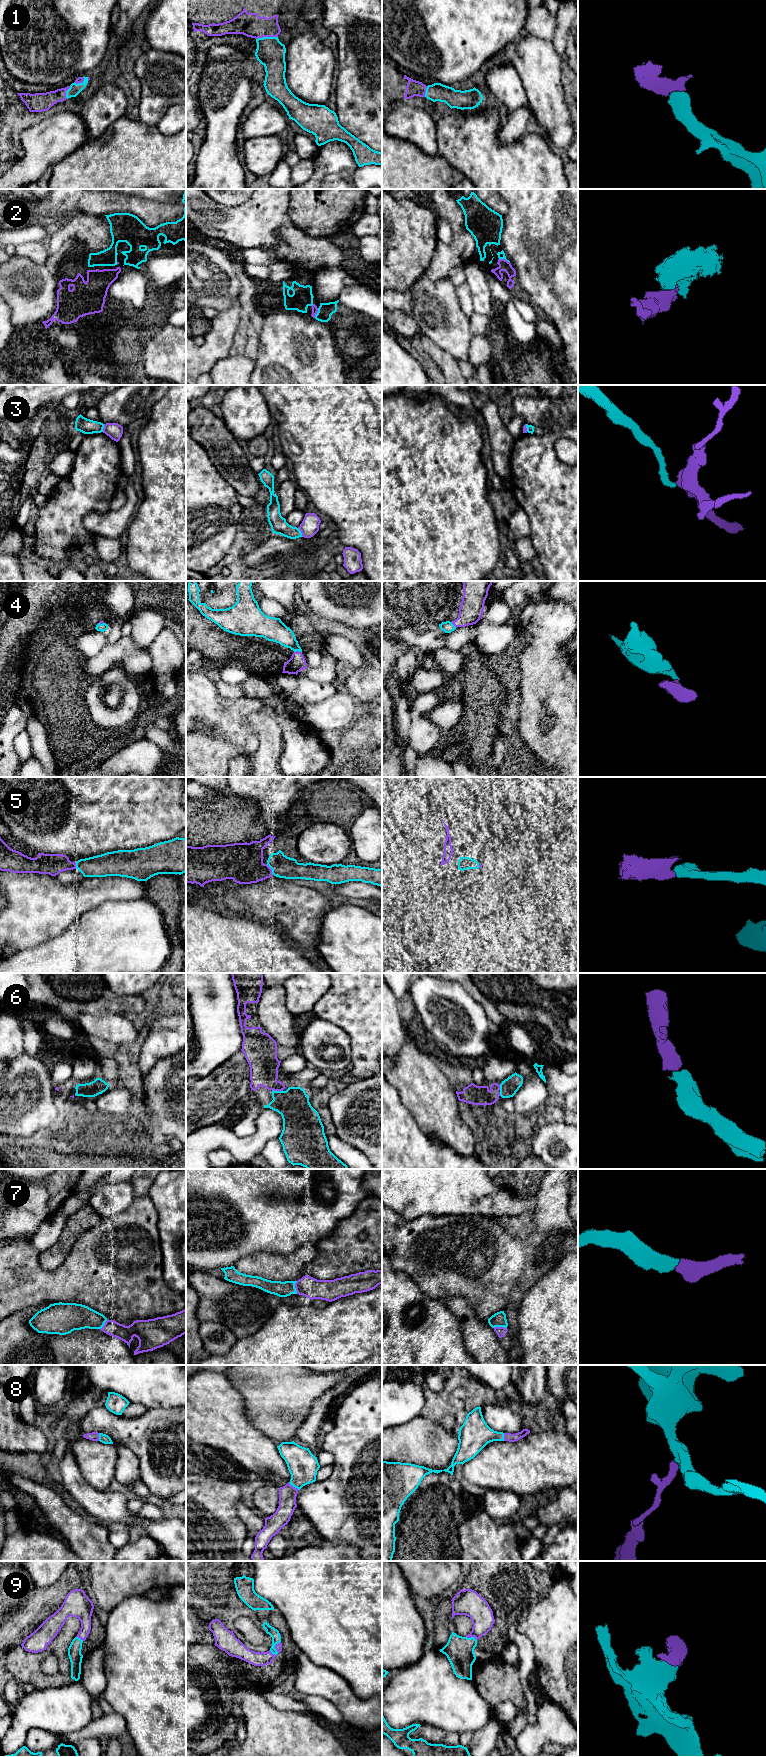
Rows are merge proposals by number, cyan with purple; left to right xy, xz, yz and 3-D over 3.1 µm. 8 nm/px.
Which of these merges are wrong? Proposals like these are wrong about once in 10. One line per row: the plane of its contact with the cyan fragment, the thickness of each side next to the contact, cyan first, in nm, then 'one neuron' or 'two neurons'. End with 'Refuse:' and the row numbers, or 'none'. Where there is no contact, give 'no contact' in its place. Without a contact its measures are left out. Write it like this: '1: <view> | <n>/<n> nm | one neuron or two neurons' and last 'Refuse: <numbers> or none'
1: xz | 240/190 nm | one neuron
2: yz | 60/90 nm | one neuron
3: xz | 130/150 nm | two neurons
4: xz | 180/140 nm | one neuron
5: xz | 180/320 nm | one neuron
6: xz | 260/240 nm | one neuron
7: xz | 130/160 nm | one neuron
8: xz | 240/140 nm | one neuron
9: yz | 220/190 nm | one neuron
Refuse: 3

